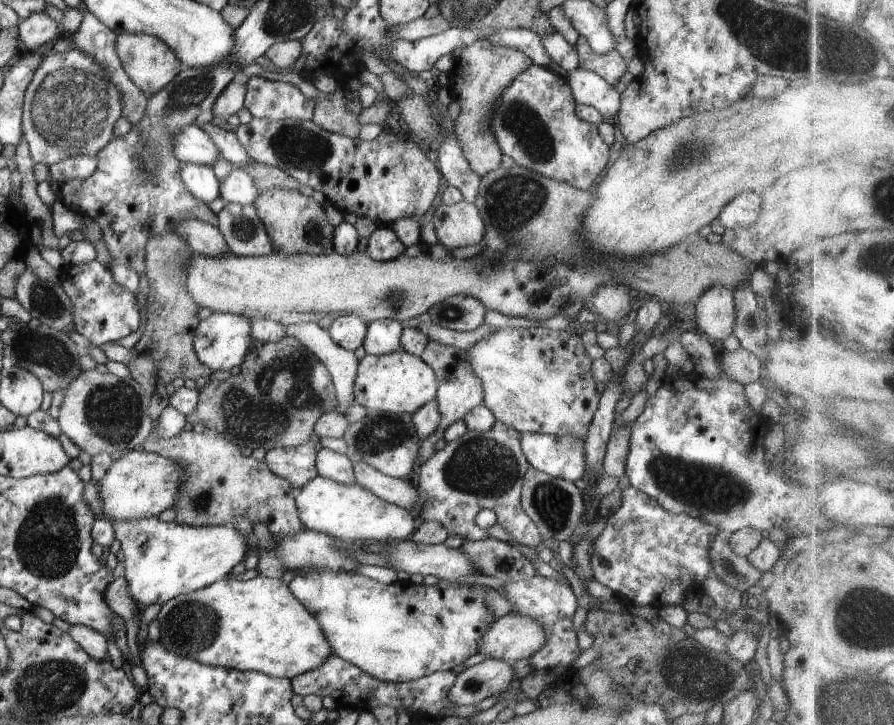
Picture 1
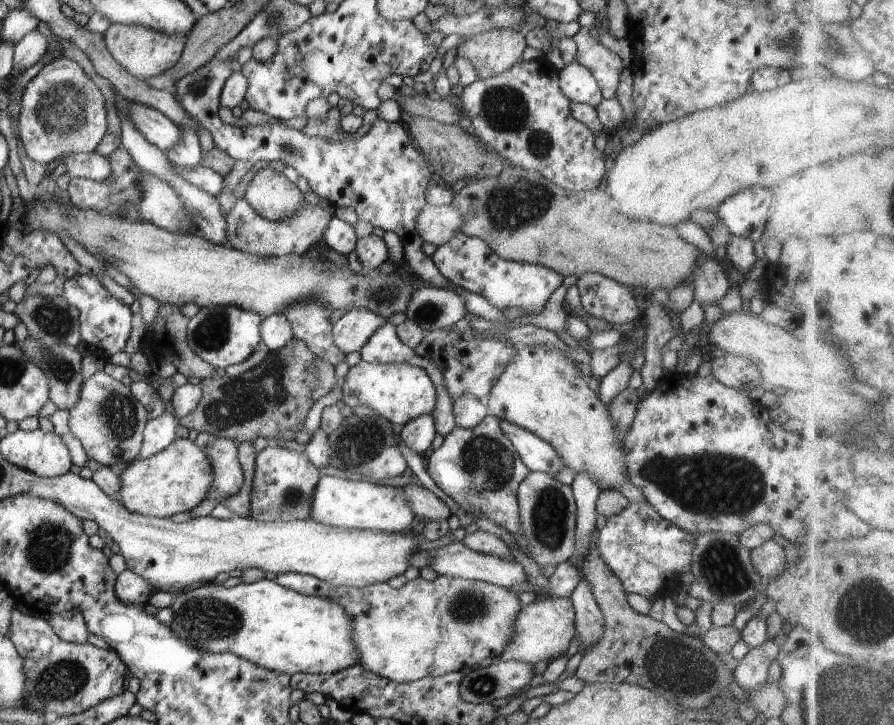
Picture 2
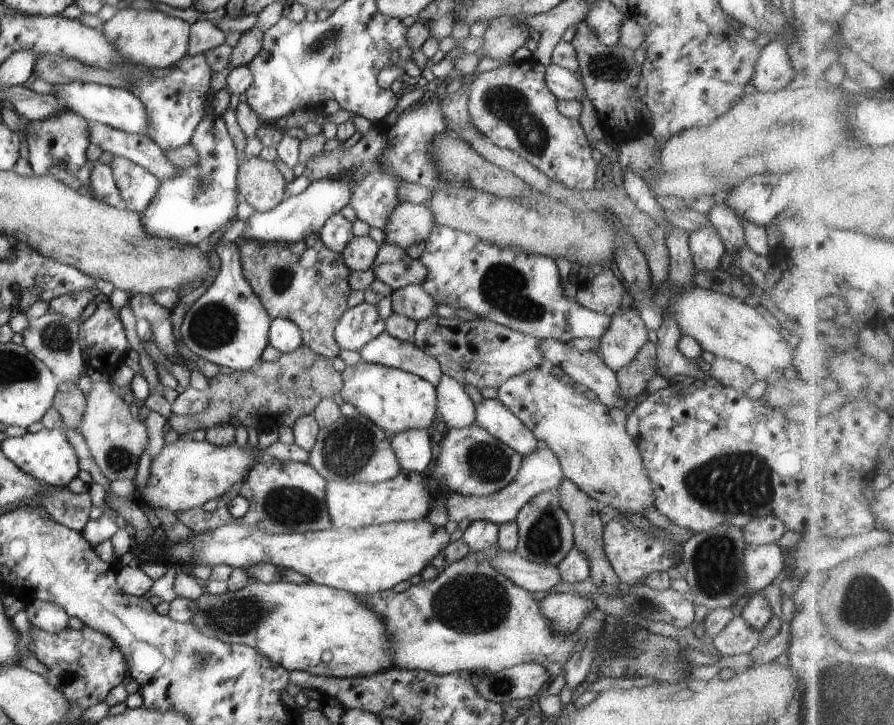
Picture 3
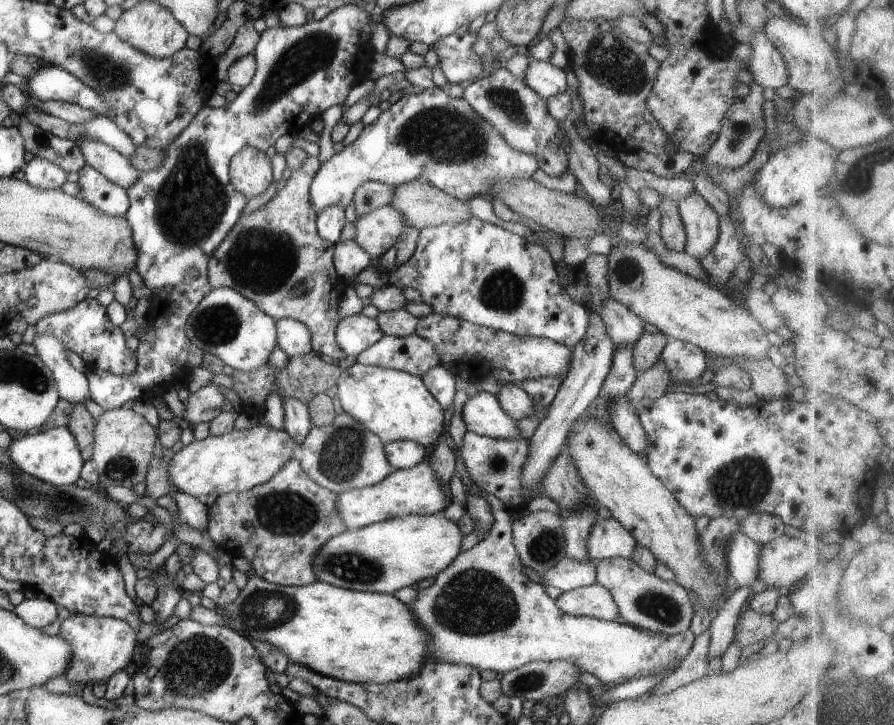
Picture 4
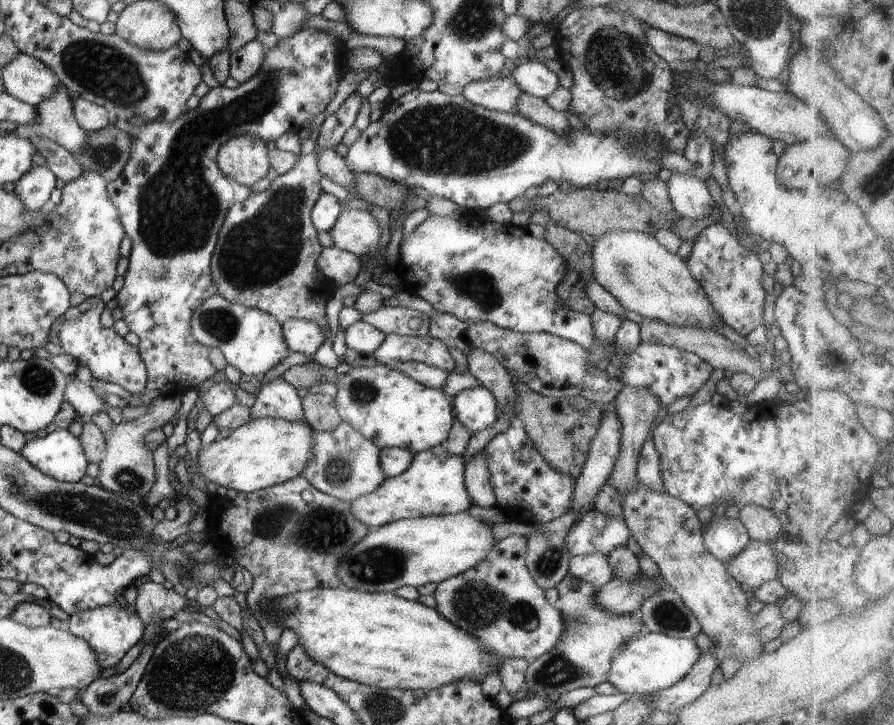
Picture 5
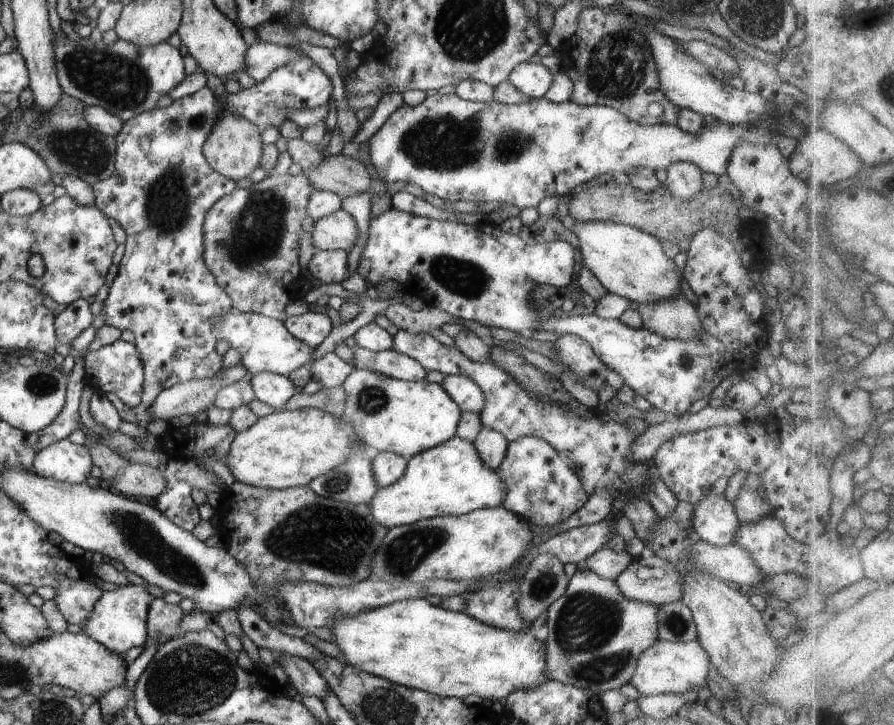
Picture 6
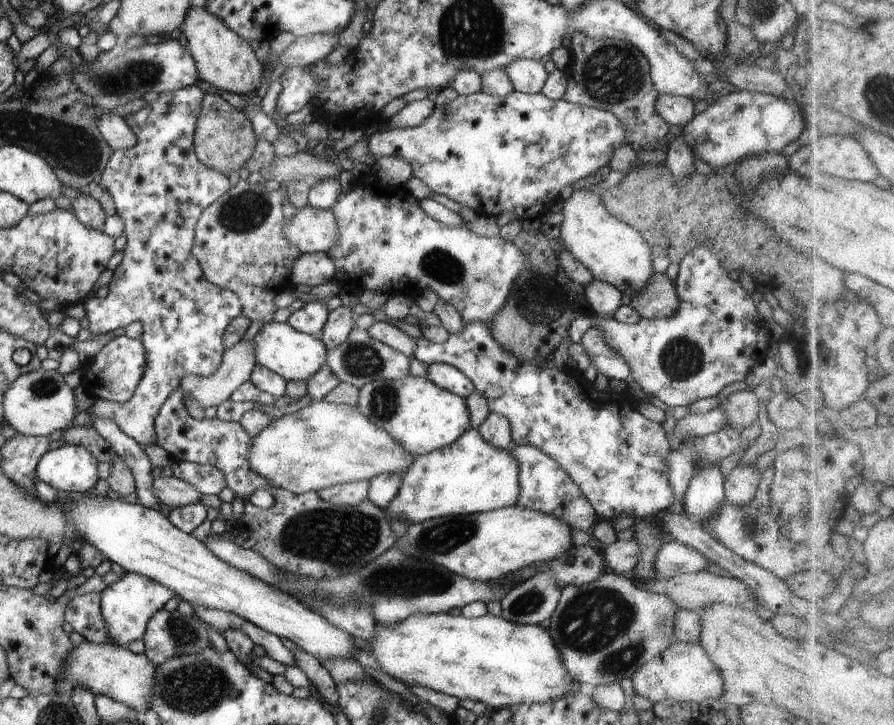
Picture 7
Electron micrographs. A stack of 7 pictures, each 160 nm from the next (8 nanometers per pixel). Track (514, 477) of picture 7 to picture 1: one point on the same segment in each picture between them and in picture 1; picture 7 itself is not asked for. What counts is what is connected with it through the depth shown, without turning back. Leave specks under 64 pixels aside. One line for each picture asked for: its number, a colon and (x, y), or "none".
1: (351, 513)
2: (342, 503)
3: (407, 497)
4: (416, 491)
5: (434, 484)
6: (452, 478)

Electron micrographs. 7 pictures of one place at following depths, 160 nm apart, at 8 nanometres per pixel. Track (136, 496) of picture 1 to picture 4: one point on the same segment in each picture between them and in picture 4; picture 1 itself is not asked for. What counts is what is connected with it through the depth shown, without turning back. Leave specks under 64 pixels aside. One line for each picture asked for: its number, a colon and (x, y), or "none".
2: (177, 479)
3: (186, 474)
4: (236, 462)

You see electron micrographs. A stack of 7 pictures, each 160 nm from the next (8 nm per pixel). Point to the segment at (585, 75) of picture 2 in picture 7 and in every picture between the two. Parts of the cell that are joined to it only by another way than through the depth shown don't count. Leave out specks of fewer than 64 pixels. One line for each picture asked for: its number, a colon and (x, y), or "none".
3: (565, 85)
4: (546, 80)
5: (531, 77)
6: (533, 79)
7: (526, 75)

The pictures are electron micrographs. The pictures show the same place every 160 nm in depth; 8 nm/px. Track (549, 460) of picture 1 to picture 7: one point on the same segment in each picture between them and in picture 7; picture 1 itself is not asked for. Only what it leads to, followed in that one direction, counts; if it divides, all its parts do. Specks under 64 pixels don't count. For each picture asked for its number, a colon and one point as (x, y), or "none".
2: (537, 455)
3: (495, 418)
4: (482, 414)
5: (475, 408)
6: (466, 393)
7: (445, 376)

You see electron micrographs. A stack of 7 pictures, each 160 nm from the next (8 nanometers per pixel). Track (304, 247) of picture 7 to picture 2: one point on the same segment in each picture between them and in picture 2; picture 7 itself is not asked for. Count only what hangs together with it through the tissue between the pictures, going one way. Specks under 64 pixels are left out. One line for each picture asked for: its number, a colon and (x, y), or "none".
2: (436, 224)
3: (409, 224)
4: (376, 232)
5: (356, 231)
6: (337, 231)

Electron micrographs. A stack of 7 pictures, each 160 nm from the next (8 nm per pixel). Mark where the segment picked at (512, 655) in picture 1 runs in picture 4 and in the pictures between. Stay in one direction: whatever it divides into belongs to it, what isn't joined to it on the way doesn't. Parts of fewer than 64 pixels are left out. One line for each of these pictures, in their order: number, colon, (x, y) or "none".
2: (543, 630)
3: (565, 612)
4: (594, 601)

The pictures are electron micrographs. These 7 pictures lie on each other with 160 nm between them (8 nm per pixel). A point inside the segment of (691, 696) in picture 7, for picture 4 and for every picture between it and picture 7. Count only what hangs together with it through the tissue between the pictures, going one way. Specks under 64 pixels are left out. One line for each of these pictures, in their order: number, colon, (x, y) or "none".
4: (483, 611)
5: (652, 662)
6: (666, 667)

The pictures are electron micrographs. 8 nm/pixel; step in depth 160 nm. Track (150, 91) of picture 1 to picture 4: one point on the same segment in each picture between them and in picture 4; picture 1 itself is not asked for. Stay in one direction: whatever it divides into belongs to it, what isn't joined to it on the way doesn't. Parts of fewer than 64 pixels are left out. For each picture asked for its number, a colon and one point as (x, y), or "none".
2: (143, 52)
3: (147, 38)
4: (151, 29)

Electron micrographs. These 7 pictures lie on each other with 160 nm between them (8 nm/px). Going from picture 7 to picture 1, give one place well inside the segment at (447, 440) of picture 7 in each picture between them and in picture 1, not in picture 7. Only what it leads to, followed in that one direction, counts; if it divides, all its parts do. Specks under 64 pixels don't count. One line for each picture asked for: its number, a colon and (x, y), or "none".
1: (400, 383)
2: (399, 392)
3: (394, 400)
4: (394, 405)
5: (387, 407)
6: (404, 417)

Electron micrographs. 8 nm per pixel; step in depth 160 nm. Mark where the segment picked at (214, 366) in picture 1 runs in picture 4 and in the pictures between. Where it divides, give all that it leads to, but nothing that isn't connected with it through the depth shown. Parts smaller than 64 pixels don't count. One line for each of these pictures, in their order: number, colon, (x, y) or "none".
2: (222, 336)
3: (228, 326)
4: (226, 324)

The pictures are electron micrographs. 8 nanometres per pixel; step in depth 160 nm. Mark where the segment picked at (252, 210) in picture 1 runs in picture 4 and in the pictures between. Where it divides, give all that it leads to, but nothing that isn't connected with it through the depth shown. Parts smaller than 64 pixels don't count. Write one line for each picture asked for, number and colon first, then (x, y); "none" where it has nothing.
2: (248, 232)
3: (299, 216)
4: (430, 137)

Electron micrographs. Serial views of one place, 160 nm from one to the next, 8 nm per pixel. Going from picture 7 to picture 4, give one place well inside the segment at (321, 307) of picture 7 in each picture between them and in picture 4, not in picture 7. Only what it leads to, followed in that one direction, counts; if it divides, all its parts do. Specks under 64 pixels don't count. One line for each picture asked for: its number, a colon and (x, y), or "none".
4: (293, 337)
5: (301, 335)
6: (310, 327)

